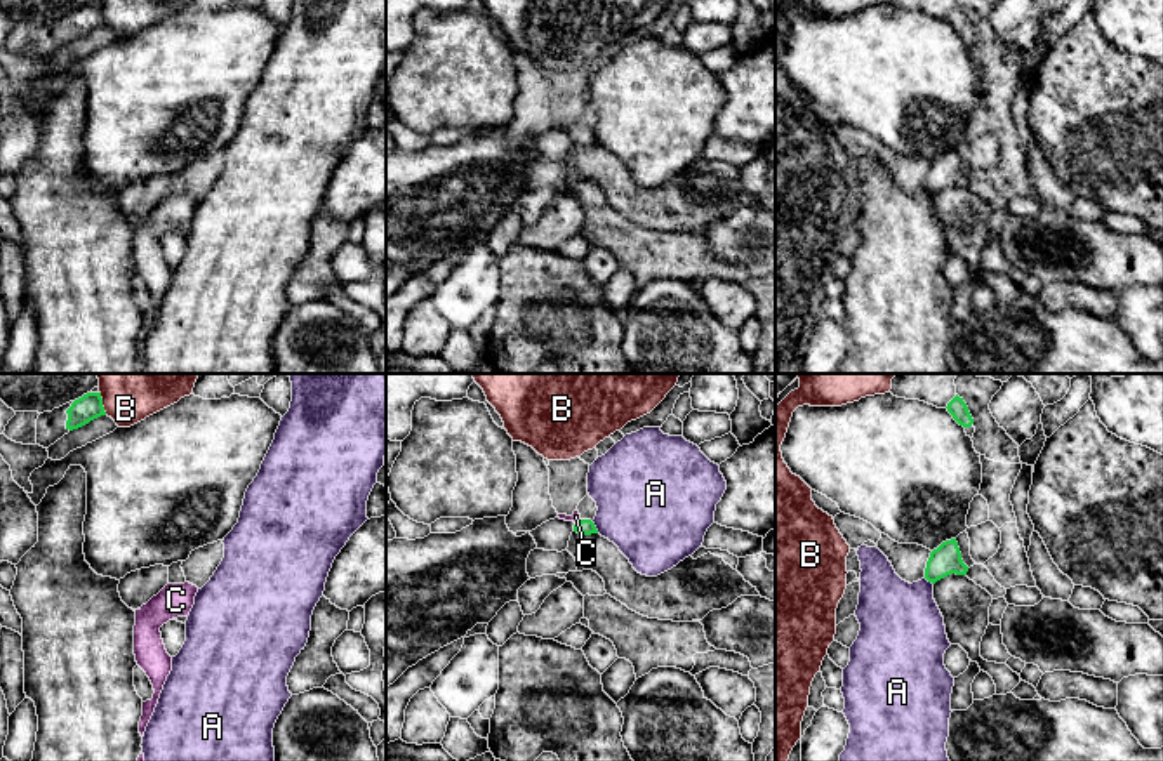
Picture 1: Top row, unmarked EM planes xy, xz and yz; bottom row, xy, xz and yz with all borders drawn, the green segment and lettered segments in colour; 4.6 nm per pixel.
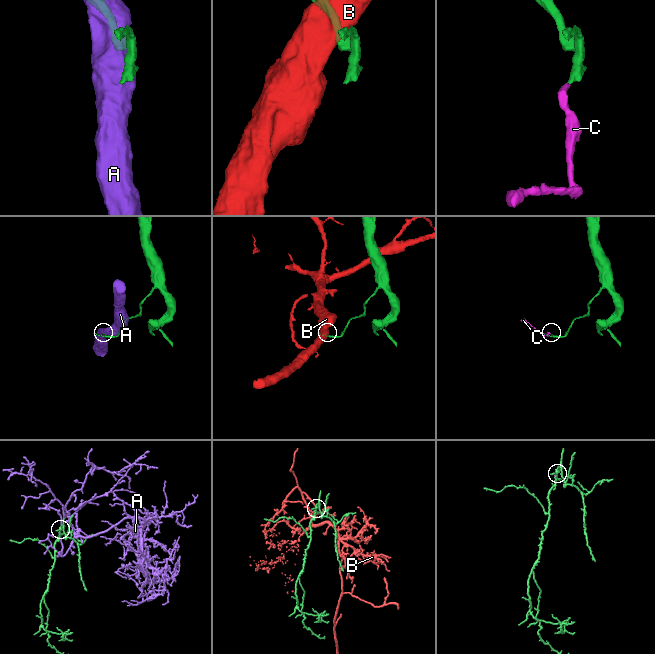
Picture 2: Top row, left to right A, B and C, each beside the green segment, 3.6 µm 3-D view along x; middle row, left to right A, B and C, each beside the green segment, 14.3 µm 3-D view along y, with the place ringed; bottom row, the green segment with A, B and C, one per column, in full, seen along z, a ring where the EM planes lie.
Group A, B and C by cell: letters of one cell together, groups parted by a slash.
A / B / C

